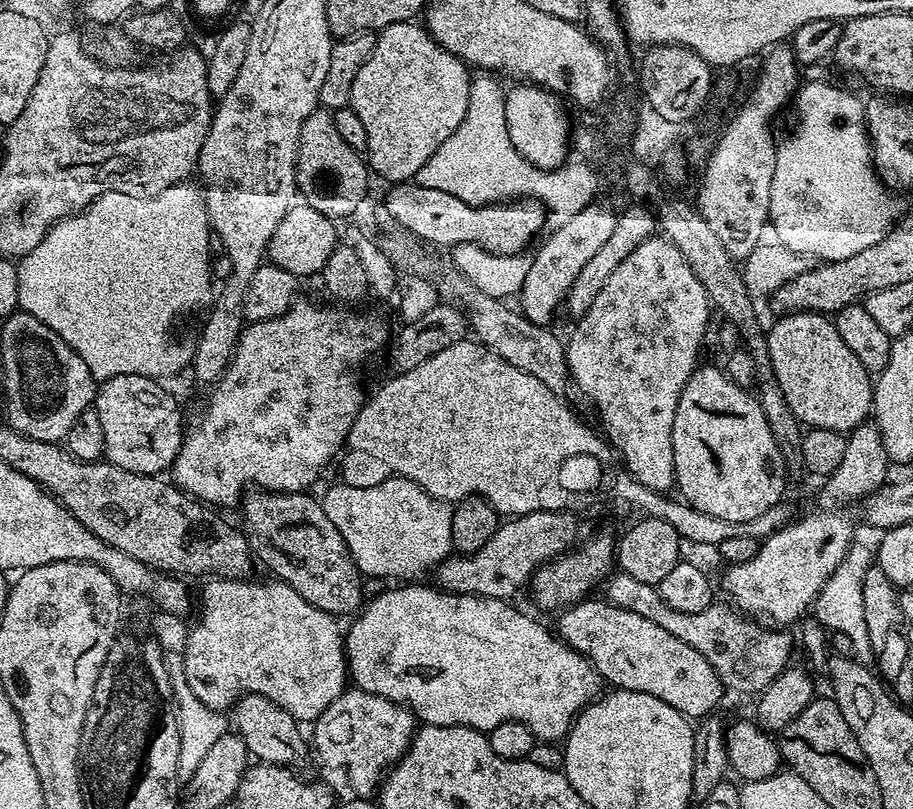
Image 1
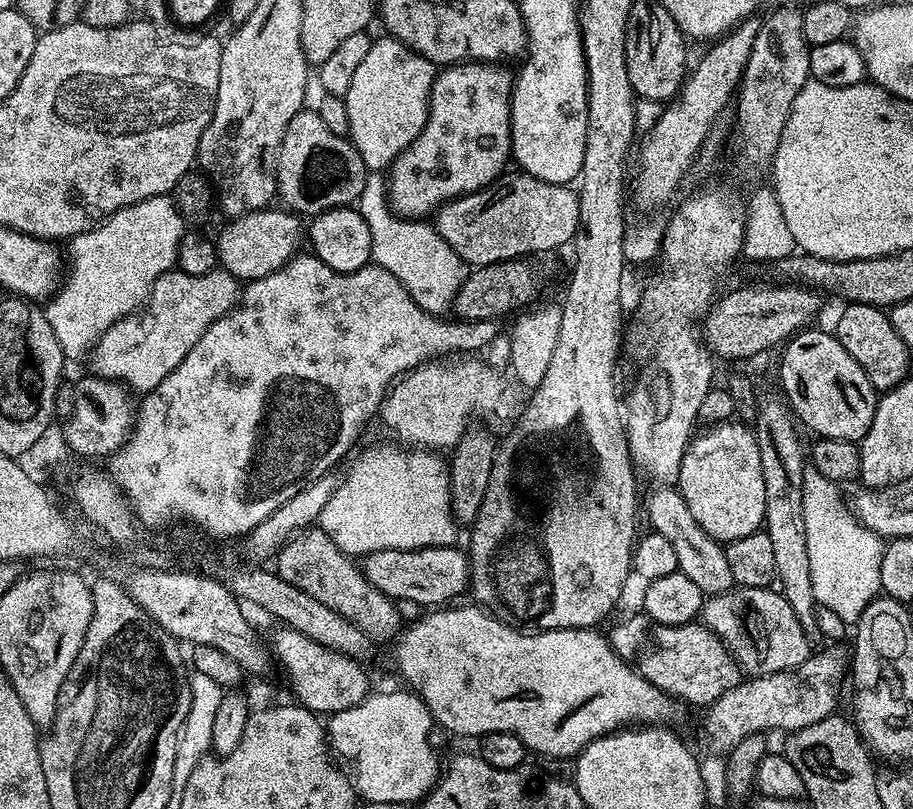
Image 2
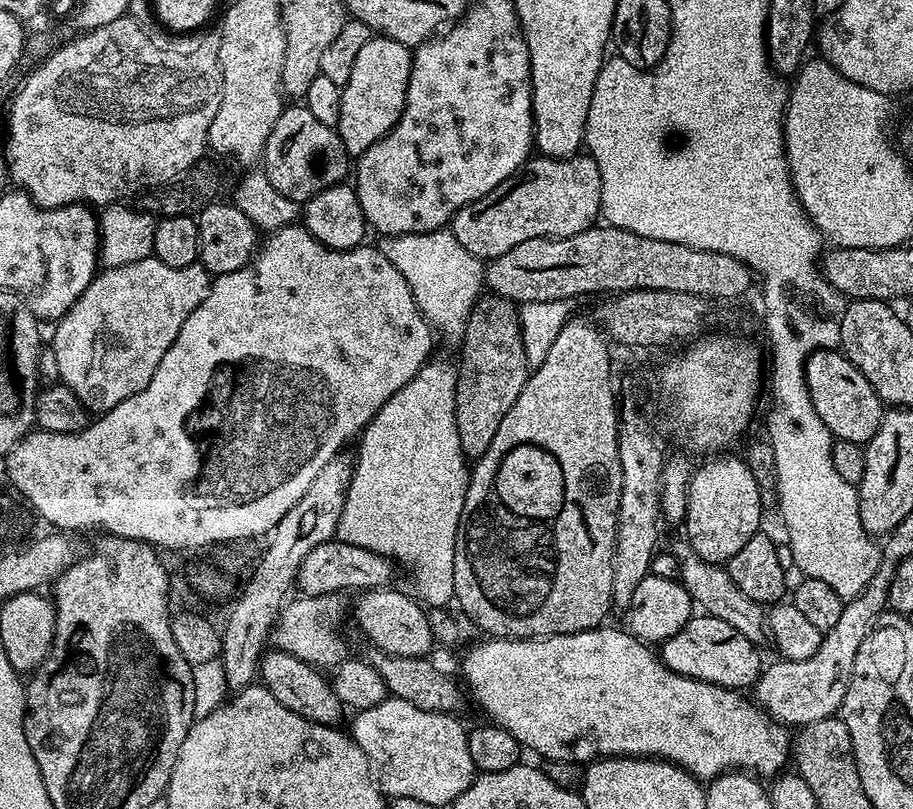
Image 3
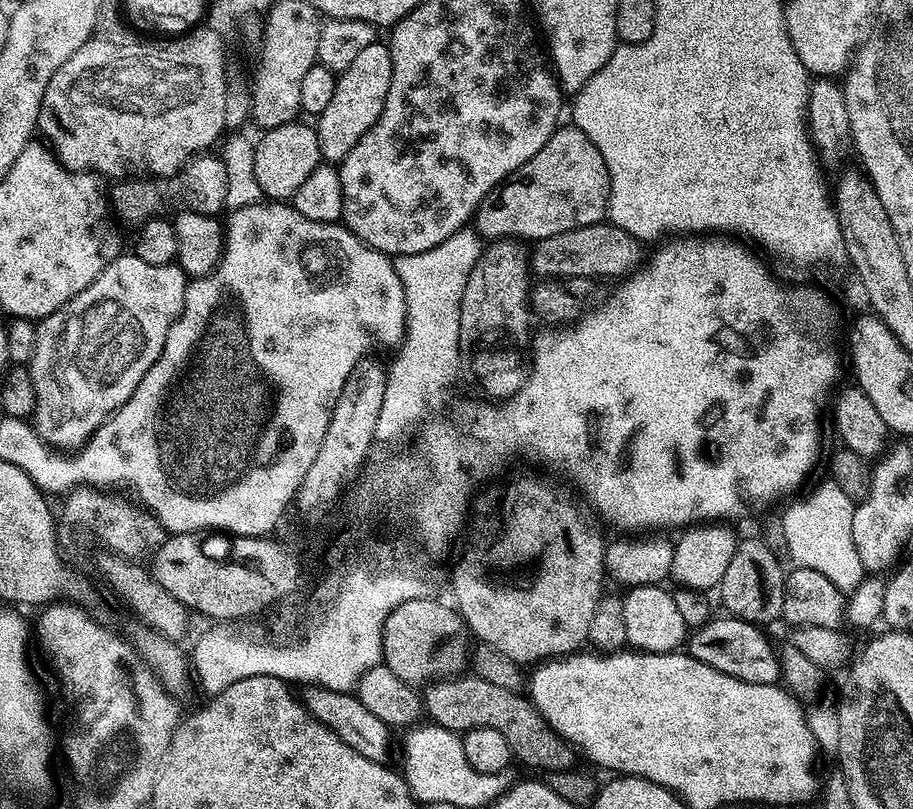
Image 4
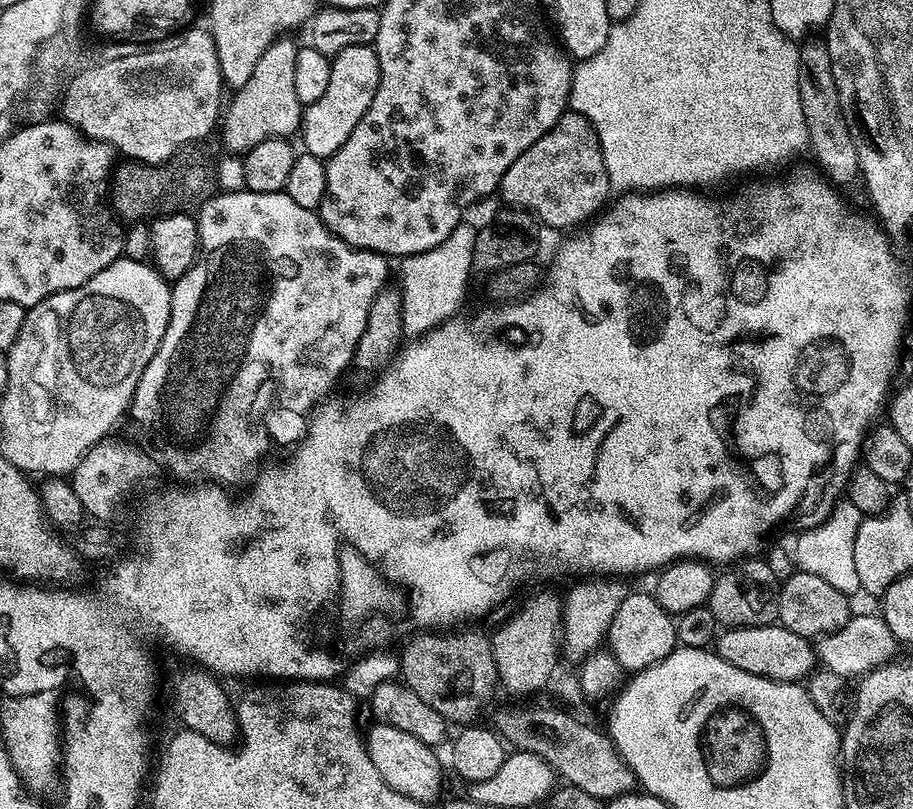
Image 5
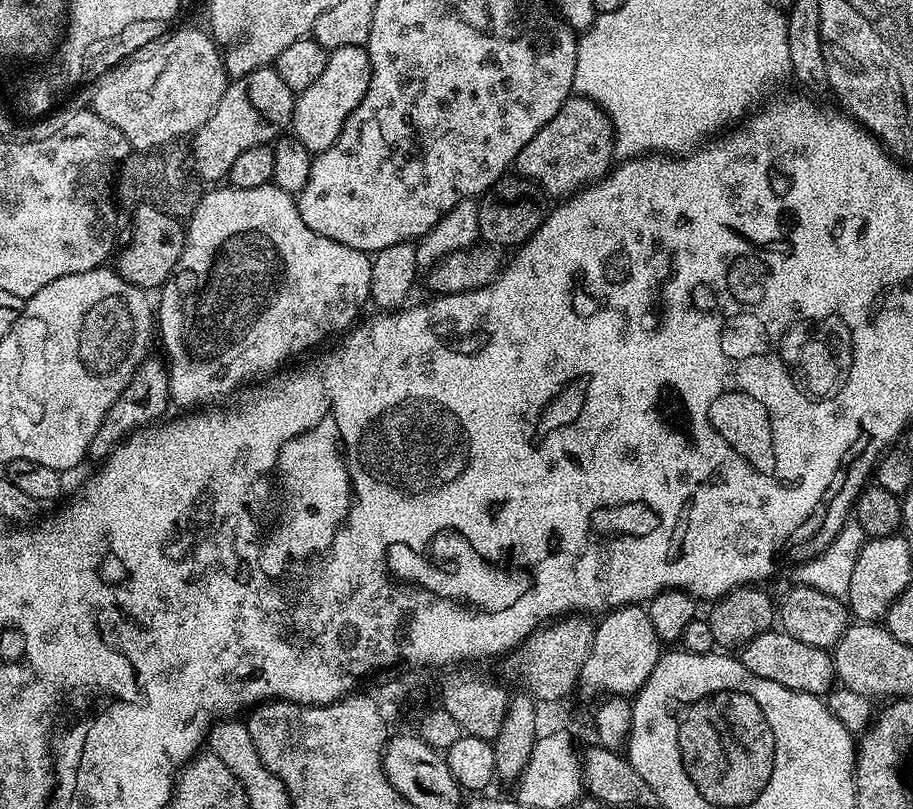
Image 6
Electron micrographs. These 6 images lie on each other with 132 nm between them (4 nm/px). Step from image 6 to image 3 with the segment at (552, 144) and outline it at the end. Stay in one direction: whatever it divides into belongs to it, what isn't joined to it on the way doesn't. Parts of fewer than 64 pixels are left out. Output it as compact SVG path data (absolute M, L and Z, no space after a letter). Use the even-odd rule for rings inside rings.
M577 154L567 158L537 155L529 159L520 171L494 186L490 194L463 204L450 221L450 231L454 238L458 238L458 242L462 242L462 246L466 246L466 250L470 250L470 254L474 254L481 262L491 262L506 254L506 250L514 250L514 246L519 246L521 242L530 242L530 238L573 236L593 227L602 212L601 198L600 168L591 154Z

